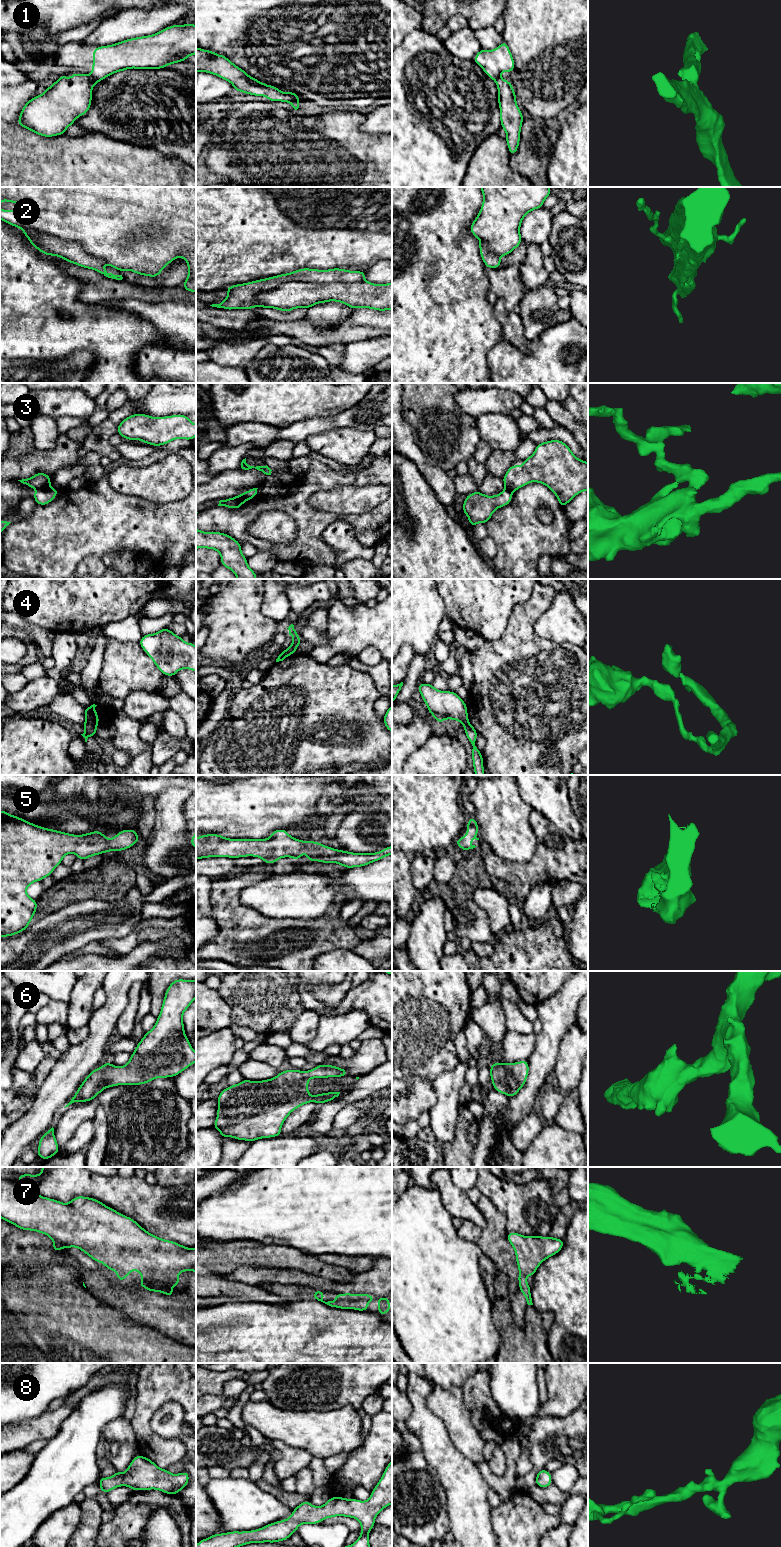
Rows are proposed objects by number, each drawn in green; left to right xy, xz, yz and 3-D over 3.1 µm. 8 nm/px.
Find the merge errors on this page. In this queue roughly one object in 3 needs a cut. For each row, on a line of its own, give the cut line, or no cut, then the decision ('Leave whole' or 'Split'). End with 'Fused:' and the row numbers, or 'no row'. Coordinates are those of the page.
1: Split along xy (92, 75), (99, 80). Split
2: Split along xz (364, 279), (285, 281), (274, 289), (260, 291), (253, 302). Split
3: Split along xy (48, 486), (37, 490). Split
4: Split along xy (86, 720), (96, 725). Split
5: No split. Leave whole
6: No split. Leave whole
7: Split along xy (139, 1270), (151, 1271), (163, 1277), (176, 1275). Split
8: No split. Leave whole
Fused: 1, 2, 3, 4, 7

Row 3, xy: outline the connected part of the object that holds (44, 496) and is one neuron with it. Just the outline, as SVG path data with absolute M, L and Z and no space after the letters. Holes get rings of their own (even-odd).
M46 487L43 489L37 490L33 498L36 501L36 504L47 505L49 504L58 494L58 489L52 487Z

